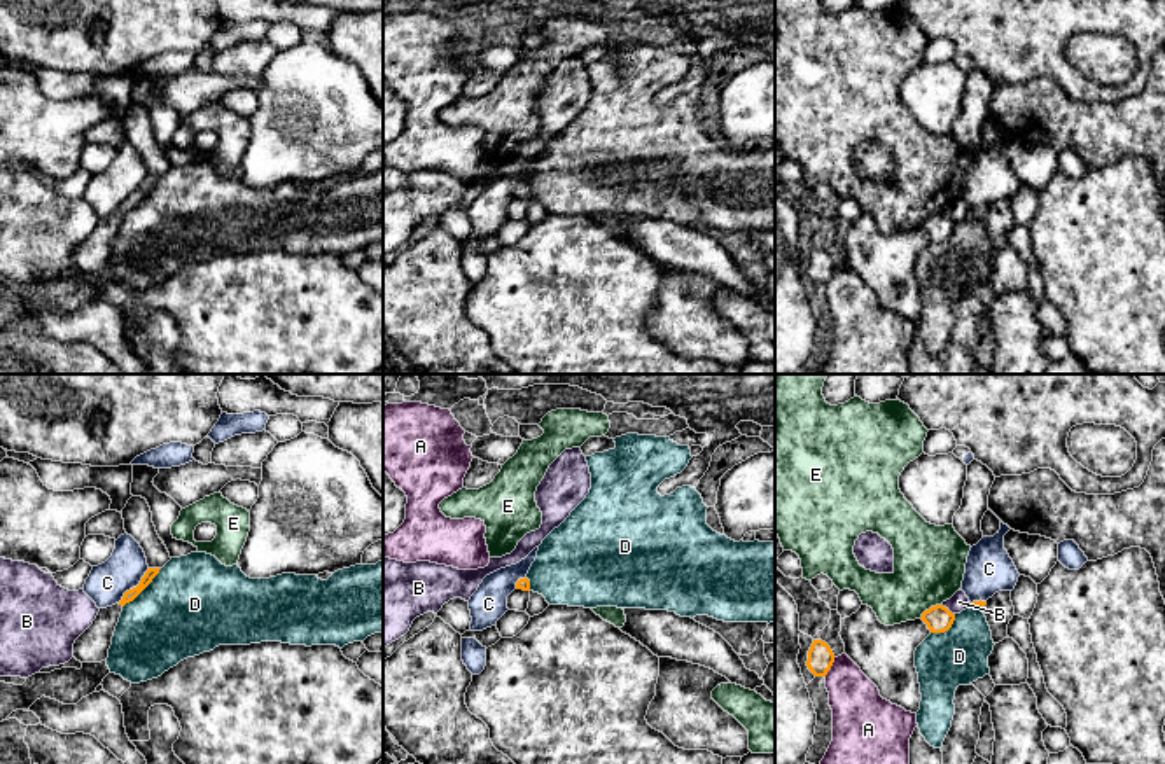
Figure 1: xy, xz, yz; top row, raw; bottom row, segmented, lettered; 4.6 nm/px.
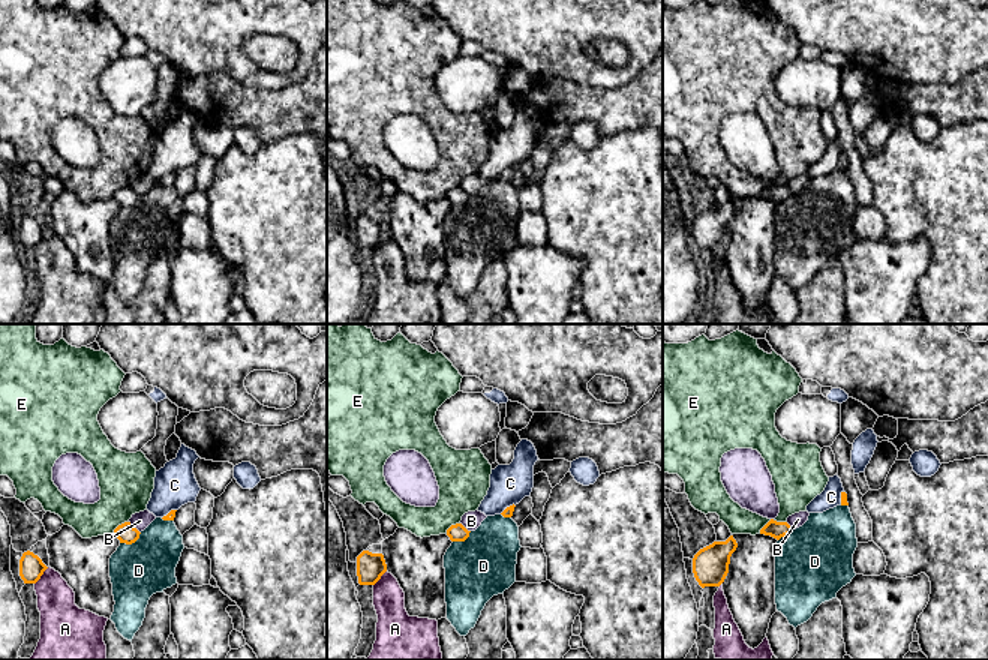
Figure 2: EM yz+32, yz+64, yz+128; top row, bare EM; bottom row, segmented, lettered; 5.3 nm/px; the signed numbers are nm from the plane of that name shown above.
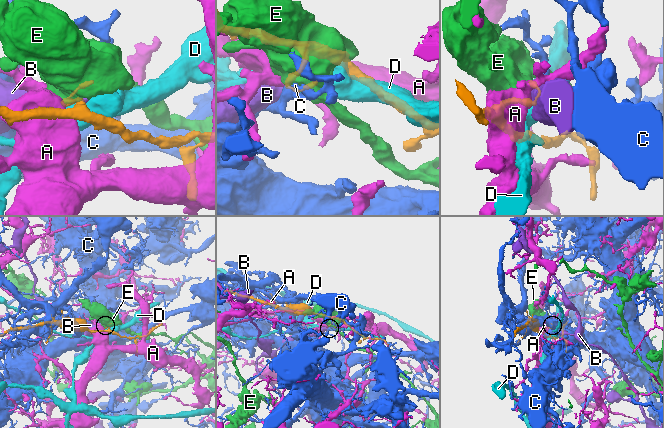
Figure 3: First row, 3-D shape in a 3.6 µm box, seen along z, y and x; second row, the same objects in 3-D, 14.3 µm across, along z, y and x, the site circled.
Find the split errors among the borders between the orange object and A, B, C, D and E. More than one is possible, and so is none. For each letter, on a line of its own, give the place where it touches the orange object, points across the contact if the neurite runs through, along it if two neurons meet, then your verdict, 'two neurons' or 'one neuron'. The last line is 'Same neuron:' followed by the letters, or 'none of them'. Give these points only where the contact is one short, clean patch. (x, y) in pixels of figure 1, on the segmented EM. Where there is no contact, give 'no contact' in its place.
A: contact yz (830, 668); two neurons
B: contact yz (947, 609); two neurons
C: contact xy (133, 588); border xy (149, 569), (118, 602); two neurons
D: contact xy (142, 590); two neurons
E: contact yz (931, 607); two neurons
Same neuron: none of them

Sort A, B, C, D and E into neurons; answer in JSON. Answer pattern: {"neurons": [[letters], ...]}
{"neurons": [["A"], ["B"], ["C"], ["D"], ["E"]]}

